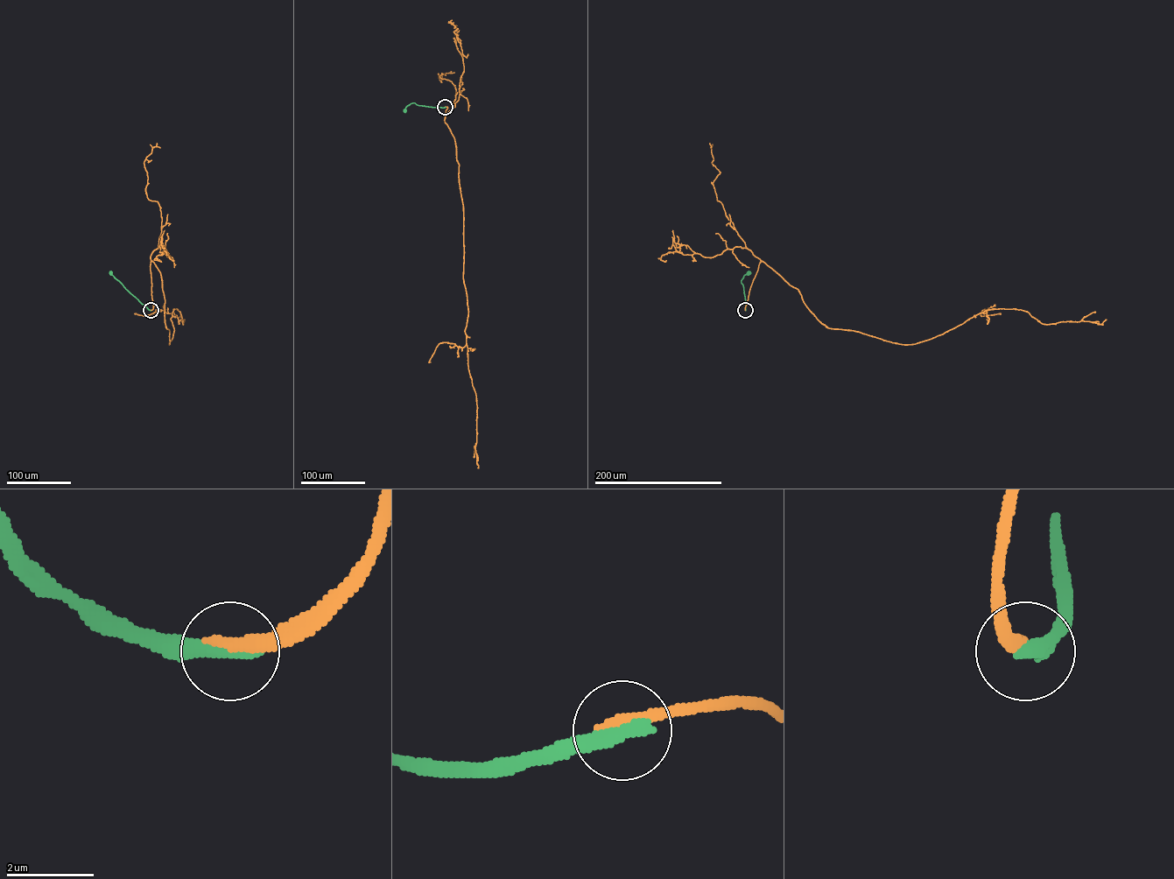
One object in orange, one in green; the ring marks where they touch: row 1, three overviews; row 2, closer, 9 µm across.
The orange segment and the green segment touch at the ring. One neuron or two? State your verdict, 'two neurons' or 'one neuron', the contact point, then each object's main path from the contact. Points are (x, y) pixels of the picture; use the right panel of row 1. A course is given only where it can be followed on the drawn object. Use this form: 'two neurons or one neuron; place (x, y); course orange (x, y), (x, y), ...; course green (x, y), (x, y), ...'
two neurons; place (745, 310); course orange (745, 310), (762, 261), (828, 327), (902, 344), (992, 309), (1023, 310), (1046, 324), (1107, 319); course green (745, 310), (741, 280), (748, 273)

